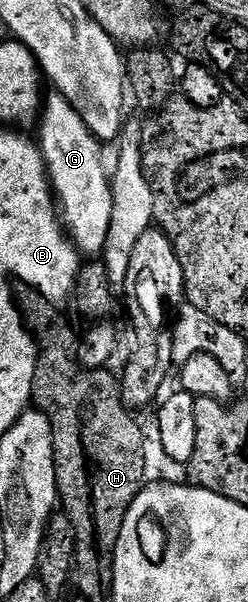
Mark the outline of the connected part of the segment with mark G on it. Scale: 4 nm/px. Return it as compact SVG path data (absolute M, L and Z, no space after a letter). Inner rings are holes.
M51 93L47 99L45 96L37 123L36 147L46 169L53 198L60 208L65 234L83 256L101 256L106 250L114 212L112 179L108 171L106 175L106 167L102 164L103 144L98 142L88 125L84 125L80 113L76 113L67 99L57 93Z

